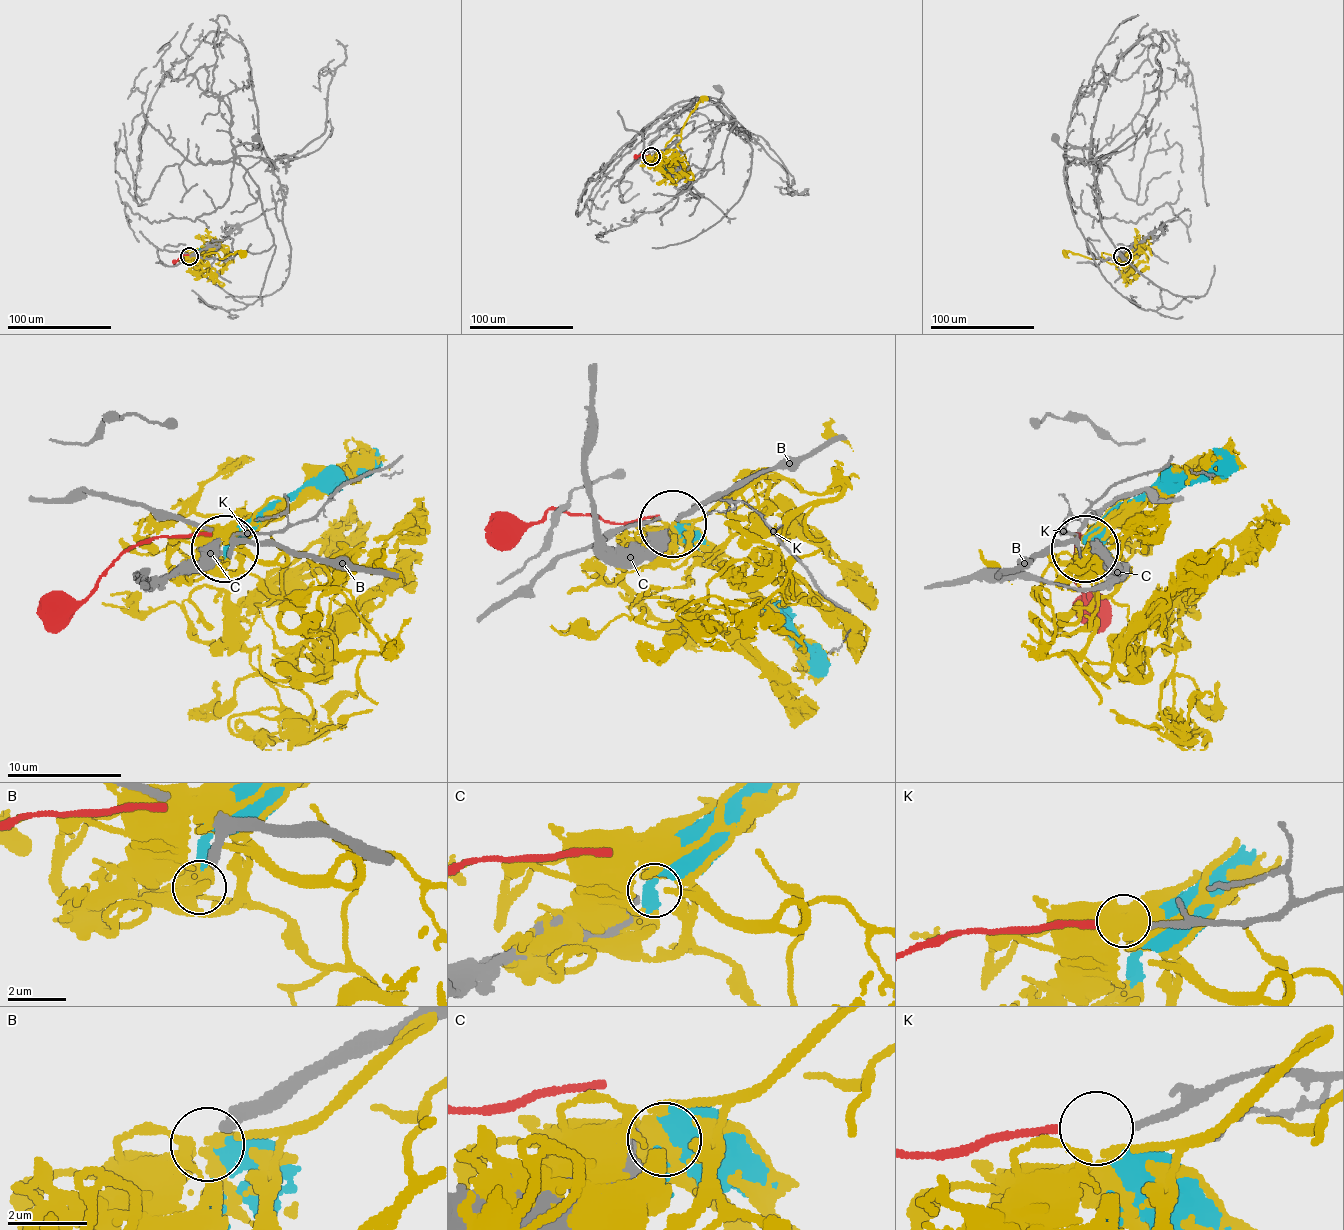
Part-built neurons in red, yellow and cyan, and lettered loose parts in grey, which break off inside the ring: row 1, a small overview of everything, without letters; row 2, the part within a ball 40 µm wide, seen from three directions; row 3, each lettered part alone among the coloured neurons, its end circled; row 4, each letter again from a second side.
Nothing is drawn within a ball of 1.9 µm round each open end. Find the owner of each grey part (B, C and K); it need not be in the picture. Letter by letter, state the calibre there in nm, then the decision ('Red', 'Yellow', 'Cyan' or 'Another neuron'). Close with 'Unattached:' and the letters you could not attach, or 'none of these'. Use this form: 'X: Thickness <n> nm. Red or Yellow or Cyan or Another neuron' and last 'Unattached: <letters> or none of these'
B: Thickness 260 nm. Another neuron
C: Thickness 700 nm. Cyan
K: Thickness 150 nm. Red
Unattached: B

